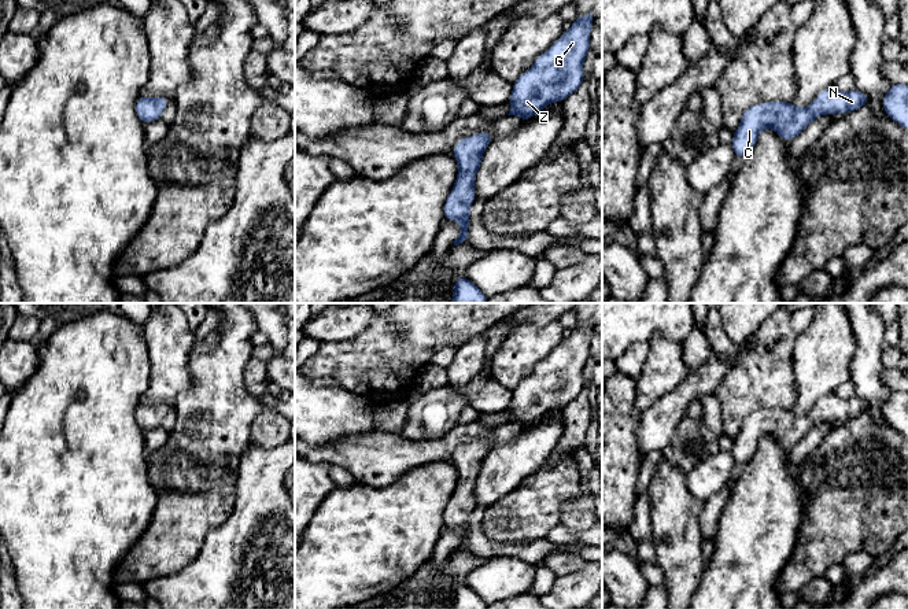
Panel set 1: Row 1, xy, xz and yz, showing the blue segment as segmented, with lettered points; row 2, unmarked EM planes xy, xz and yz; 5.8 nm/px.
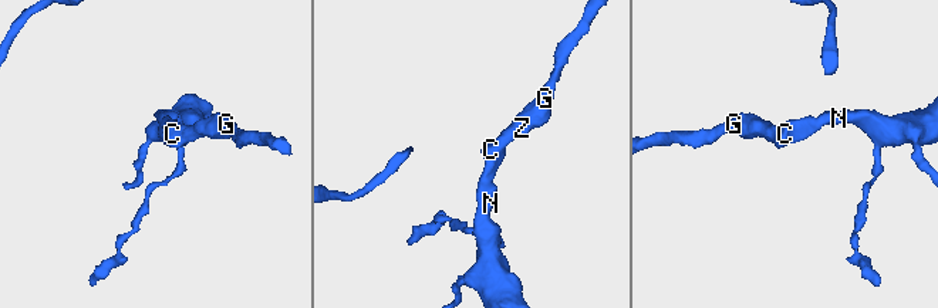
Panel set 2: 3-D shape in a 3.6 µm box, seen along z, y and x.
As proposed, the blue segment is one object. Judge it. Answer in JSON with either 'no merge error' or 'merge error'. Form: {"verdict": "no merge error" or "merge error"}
{"verdict": "no merge error"}

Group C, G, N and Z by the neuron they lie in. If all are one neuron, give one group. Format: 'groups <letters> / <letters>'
groups C G N Z

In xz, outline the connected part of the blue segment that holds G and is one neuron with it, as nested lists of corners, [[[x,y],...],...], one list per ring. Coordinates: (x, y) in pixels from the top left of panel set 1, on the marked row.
[[[593,12],[577,15],[572,27],[536,58],[532,67],[513,82],[507,102],[512,111],[507,115],[528,121],[547,104],[564,102],[580,88],[591,27]]]

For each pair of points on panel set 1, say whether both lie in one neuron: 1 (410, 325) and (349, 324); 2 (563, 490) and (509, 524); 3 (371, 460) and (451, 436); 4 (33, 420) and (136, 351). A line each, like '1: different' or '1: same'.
1: different
2: same
3: same
4: same

